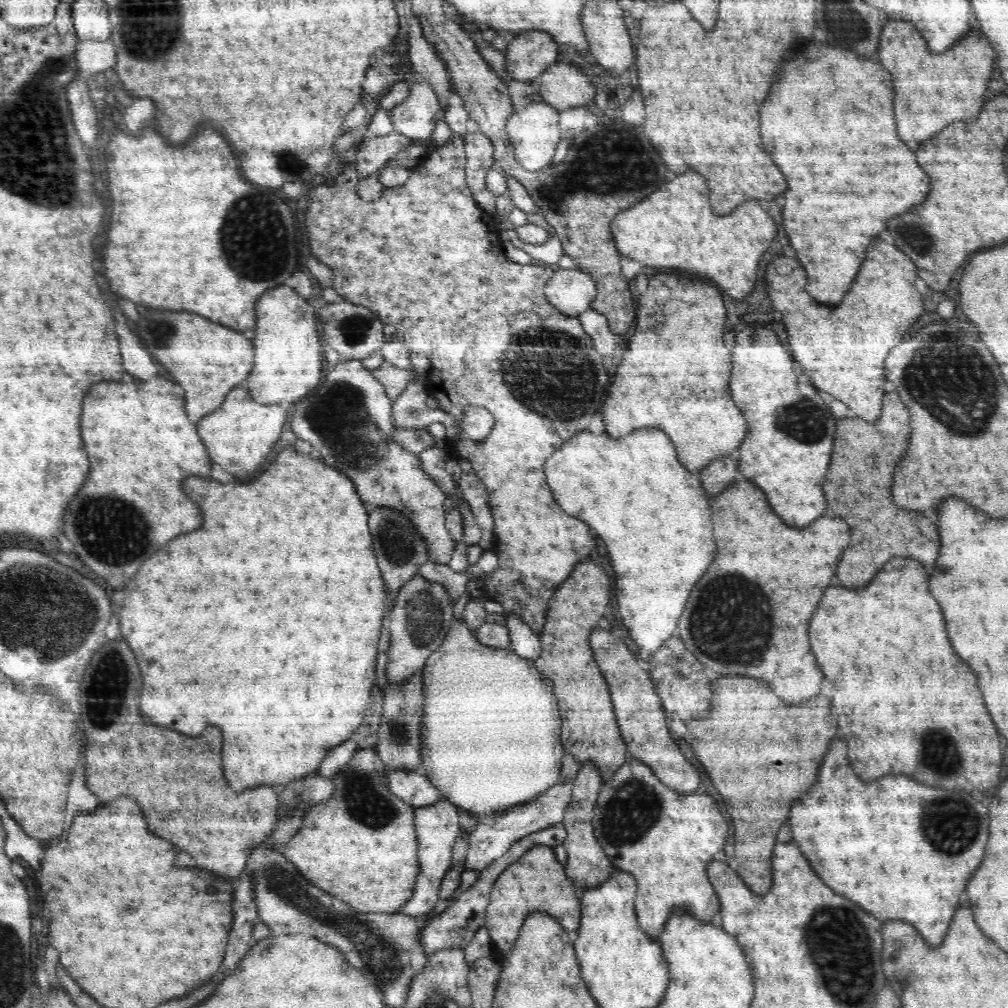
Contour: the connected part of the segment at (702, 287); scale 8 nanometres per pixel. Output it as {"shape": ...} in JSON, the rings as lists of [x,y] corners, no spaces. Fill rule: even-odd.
{"shape":[[[658,274],[638,298],[635,322],[636,334],[630,340],[630,348],[626,350],[618,372],[615,372],[604,404],[606,433],[610,438],[622,438],[638,428],[660,428],[674,442],[682,466],[692,473],[700,473],[720,456],[732,452],[738,454],[736,450],[746,436],[746,422],[740,418],[742,412],[734,406],[728,390],[732,362],[730,352],[722,342],[726,308],[718,288],[702,282],[688,282],[686,278],[672,274]]]}

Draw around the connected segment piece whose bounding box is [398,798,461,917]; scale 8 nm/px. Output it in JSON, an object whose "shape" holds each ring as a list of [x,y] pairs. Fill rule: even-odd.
{"shape":[[[440,799],[430,806],[417,807],[415,809],[415,831],[418,843],[418,878],[414,884],[412,898],[404,902],[404,906],[398,910],[400,913],[412,916],[426,916],[430,914],[438,900],[440,900],[440,886],[446,872],[452,868],[452,850],[456,844],[460,832],[459,815],[461,813],[454,803],[448,799]]]}

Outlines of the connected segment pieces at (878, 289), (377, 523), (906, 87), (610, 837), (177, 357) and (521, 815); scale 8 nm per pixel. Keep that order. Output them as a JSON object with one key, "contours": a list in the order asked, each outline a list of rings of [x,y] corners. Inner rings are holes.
{"contours":[[[[874,240],[868,248],[866,260],[850,292],[838,304],[822,304],[806,294],[806,272],[798,260],[782,256],[766,267],[768,296],[775,310],[784,318],[794,360],[798,360],[806,372],[820,370],[820,380],[812,380],[818,390],[844,402],[854,410],[857,418],[874,423],[882,410],[886,356],[894,346],[898,346],[898,342],[908,338],[908,330],[914,328],[916,320],[924,312],[924,302],[914,288],[914,282],[914,262],[882,240]]],[[[375,507],[375,508],[371,508],[369,511],[369,524],[370,524],[370,532],[372,532],[372,538],[374,538],[374,552],[376,552],[376,558],[378,558],[378,566],[380,566],[380,572],[382,572],[382,579],[384,579],[384,585],[386,585],[386,609],[388,609],[388,612],[386,612],[386,617],[383,619],[384,624],[386,624],[387,622],[387,616],[389,614],[389,610],[391,609],[391,606],[395,603],[398,591],[401,589],[401,586],[405,584],[405,582],[408,582],[410,579],[413,579],[416,575],[419,574],[419,570],[421,565],[423,565],[425,562],[428,562],[428,549],[426,549],[426,539],[424,539],[424,537],[422,537],[422,535],[420,534],[420,532],[417,531],[417,528],[414,527],[414,525],[412,525],[412,523],[410,523],[410,519],[408,519],[408,517],[406,517],[406,515],[404,515],[404,513],[396,510],[396,509],[390,509],[388,507]]],[[[892,20],[884,26],[878,50],[880,62],[890,70],[894,82],[894,112],[898,134],[904,142],[926,142],[940,134],[950,122],[972,122],[990,94],[988,82],[996,52],[978,32],[970,32],[946,54],[930,54],[926,39],[910,22]]],[[[632,759],[624,762],[608,782],[603,782],[593,814],[594,834],[615,871],[628,872],[636,878],[635,912],[638,924],[650,938],[658,940],[668,916],[682,908],[700,922],[710,922],[719,911],[717,894],[708,882],[708,864],[714,854],[724,850],[728,824],[710,796],[698,792],[684,796],[666,786],[644,762]]],[[[142,306],[138,310],[142,316],[138,322],[138,334],[152,356],[177,382],[190,420],[198,422],[218,410],[226,394],[248,378],[254,366],[254,350],[252,342],[240,334],[241,331],[234,332],[190,312],[152,312]]],[[[561,779],[551,786],[546,793],[540,794],[531,801],[510,807],[508,810],[484,817],[469,834],[469,844],[466,852],[466,870],[481,871],[492,865],[500,856],[508,852],[508,848],[528,834],[544,830],[548,826],[563,822],[564,810],[571,800],[574,780],[563,782]]]]}

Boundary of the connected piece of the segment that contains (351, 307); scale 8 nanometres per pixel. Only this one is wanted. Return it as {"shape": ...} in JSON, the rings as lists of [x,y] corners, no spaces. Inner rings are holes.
{"shape":[[[344,300],[341,303],[330,303],[320,309],[320,320],[322,320],[322,330],[324,330],[325,342],[327,347],[334,349],[342,360],[361,361],[385,344],[382,328],[385,325],[378,315],[367,306],[358,306],[352,302]]]}

